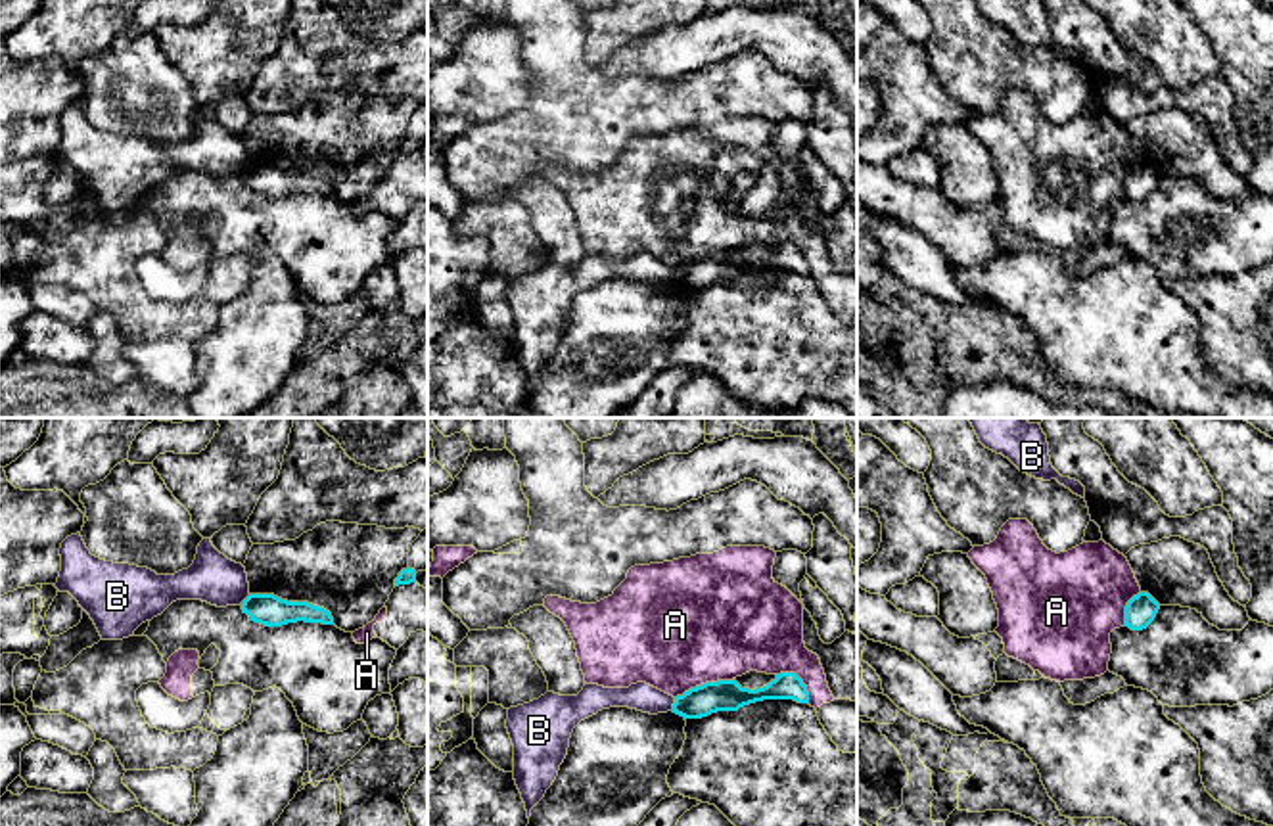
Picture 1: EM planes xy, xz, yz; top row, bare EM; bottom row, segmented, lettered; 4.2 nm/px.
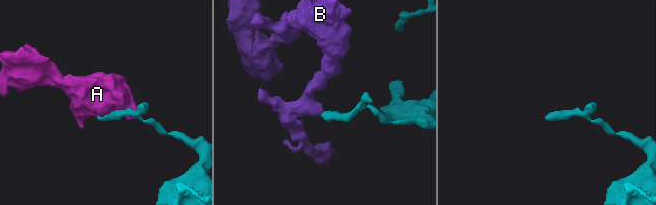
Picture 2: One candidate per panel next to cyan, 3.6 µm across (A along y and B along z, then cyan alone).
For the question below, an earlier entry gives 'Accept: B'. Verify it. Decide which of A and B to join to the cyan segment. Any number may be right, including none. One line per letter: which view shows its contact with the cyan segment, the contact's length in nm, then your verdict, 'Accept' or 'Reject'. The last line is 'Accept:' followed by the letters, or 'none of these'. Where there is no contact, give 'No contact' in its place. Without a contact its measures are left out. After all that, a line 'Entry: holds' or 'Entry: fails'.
A: Touches cyan in xz. Shared border 260 nm. Reject
B: Touches cyan in xz. Shared border 60 nm. Reject
Accept: none of these
Entry: fails

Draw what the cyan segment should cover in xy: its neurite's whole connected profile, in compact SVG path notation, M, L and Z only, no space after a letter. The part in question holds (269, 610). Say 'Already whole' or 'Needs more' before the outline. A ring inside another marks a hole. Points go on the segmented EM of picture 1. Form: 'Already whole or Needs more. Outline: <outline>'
Already whole. Outline: M249 594L242 609L251 621L266 627L282 627L297 621L334 625L332 613L324 608L309 602L288 602L274 594Z

